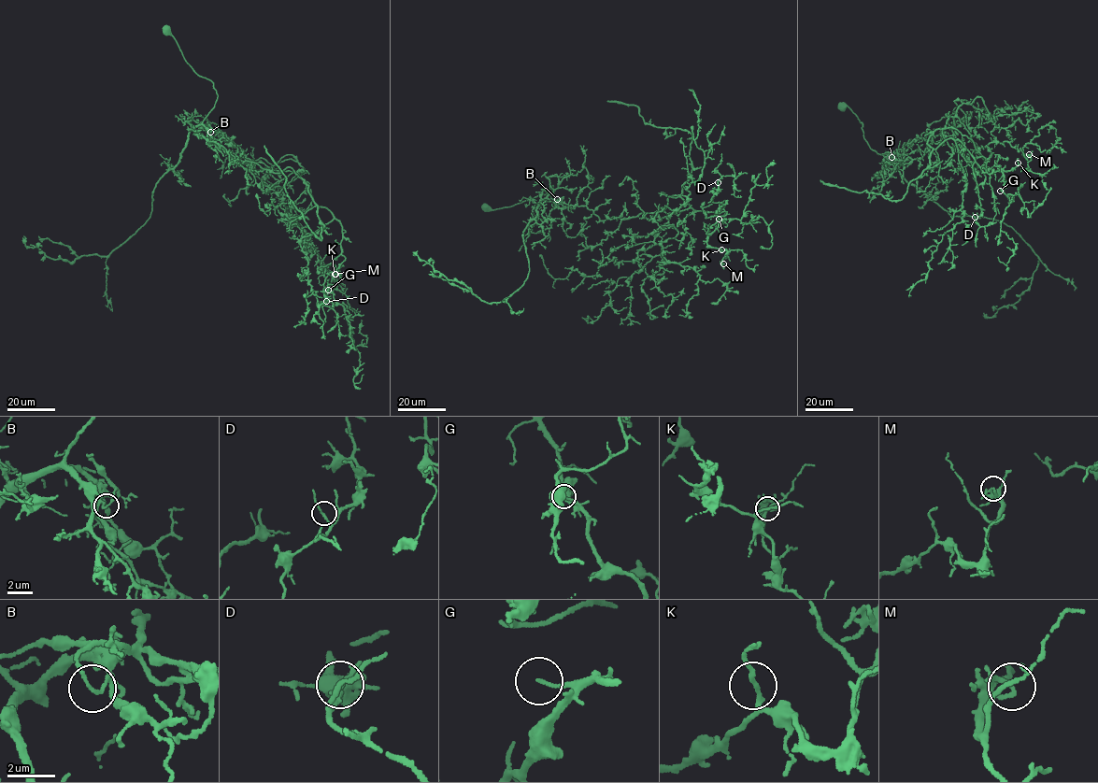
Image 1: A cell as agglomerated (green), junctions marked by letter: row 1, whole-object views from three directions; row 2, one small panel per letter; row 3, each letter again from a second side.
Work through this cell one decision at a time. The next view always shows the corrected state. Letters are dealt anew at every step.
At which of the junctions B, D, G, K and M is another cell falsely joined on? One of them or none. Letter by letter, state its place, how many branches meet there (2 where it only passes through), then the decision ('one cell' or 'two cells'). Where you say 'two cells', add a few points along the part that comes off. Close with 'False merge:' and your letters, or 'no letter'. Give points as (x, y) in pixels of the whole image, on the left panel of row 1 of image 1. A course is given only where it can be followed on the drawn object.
B: place (210, 132); branches 2; two cells; course (210, 132), (200, 124), (190, 132), (178, 162), (156, 184), (149, 217), (106, 256), (50, 258), (23, 236)
D: place (326, 301); branches 2; one cell
G: place (328, 290); branches 1; one cell
K: place (335, 274); branches 2; one cell
M: place (335, 274); branches 2; one cell
False merge: B

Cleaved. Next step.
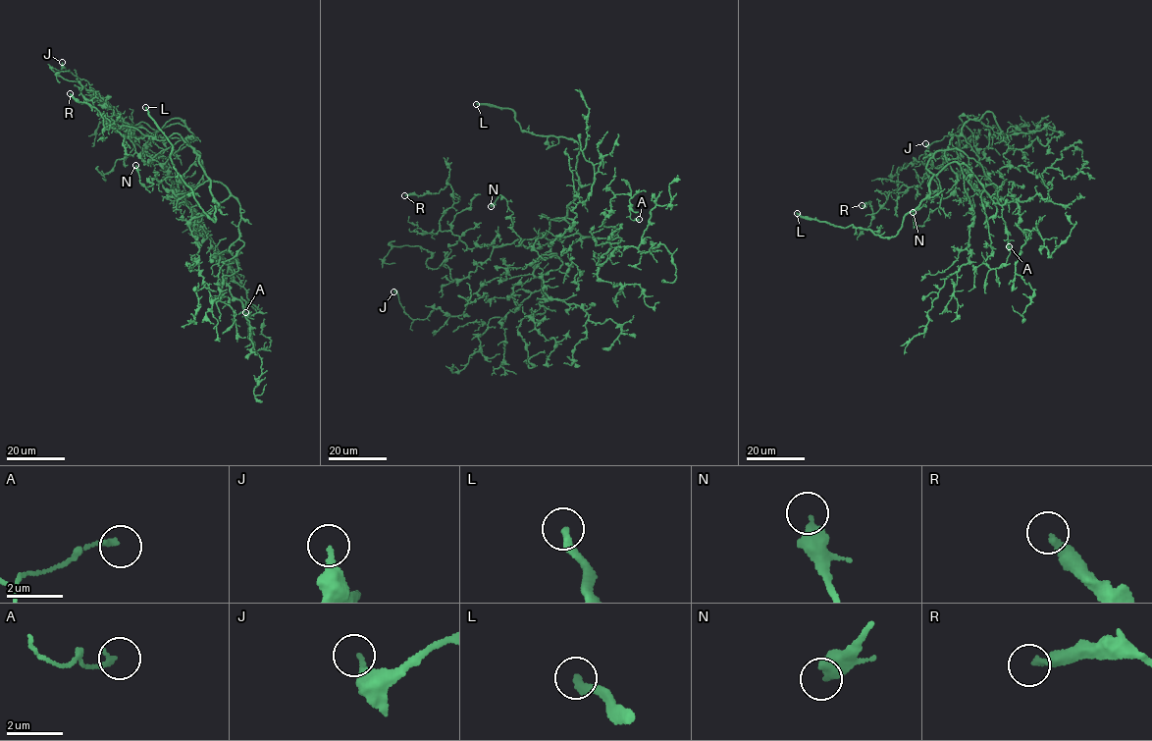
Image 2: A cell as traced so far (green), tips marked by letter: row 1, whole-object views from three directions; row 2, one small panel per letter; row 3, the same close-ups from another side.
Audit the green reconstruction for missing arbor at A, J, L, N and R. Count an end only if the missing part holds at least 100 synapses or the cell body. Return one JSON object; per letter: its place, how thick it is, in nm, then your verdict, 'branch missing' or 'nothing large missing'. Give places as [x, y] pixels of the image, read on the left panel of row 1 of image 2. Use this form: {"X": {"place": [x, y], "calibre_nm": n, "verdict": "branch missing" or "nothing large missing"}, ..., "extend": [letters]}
{"A": {"place": [245, 312], "calibre_nm": 190, "verdict": "nothing large missing"}, "J": {"place": [62, 62], "calibre_nm": 240, "verdict": "nothing large missing"}, "L": {"place": [145, 107], "calibre_nm": 280, "verdict": "branch missing"}, "N": {"place": [135, 165], "calibre_nm": 340, "verdict": "nothing large missing"}, "R": {"place": [70, 93], "calibre_nm": 280, "verdict": "nothing large missing"}, "extend": ["L"]}

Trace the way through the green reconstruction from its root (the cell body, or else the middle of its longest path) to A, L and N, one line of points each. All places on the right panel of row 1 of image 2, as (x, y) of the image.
A: (954, 161), (967, 165), (984, 189), (981, 200), (991, 255), (981, 263), (999, 268), (1006, 262), (1009, 246)
L: (954, 161), (933, 176), (927, 197), (905, 216), (891, 238), (797, 213)
N: (954, 161), (934, 174), (926, 168), (929, 158), (943, 151), (956, 187), (922, 225), (914, 228), (913, 212)

